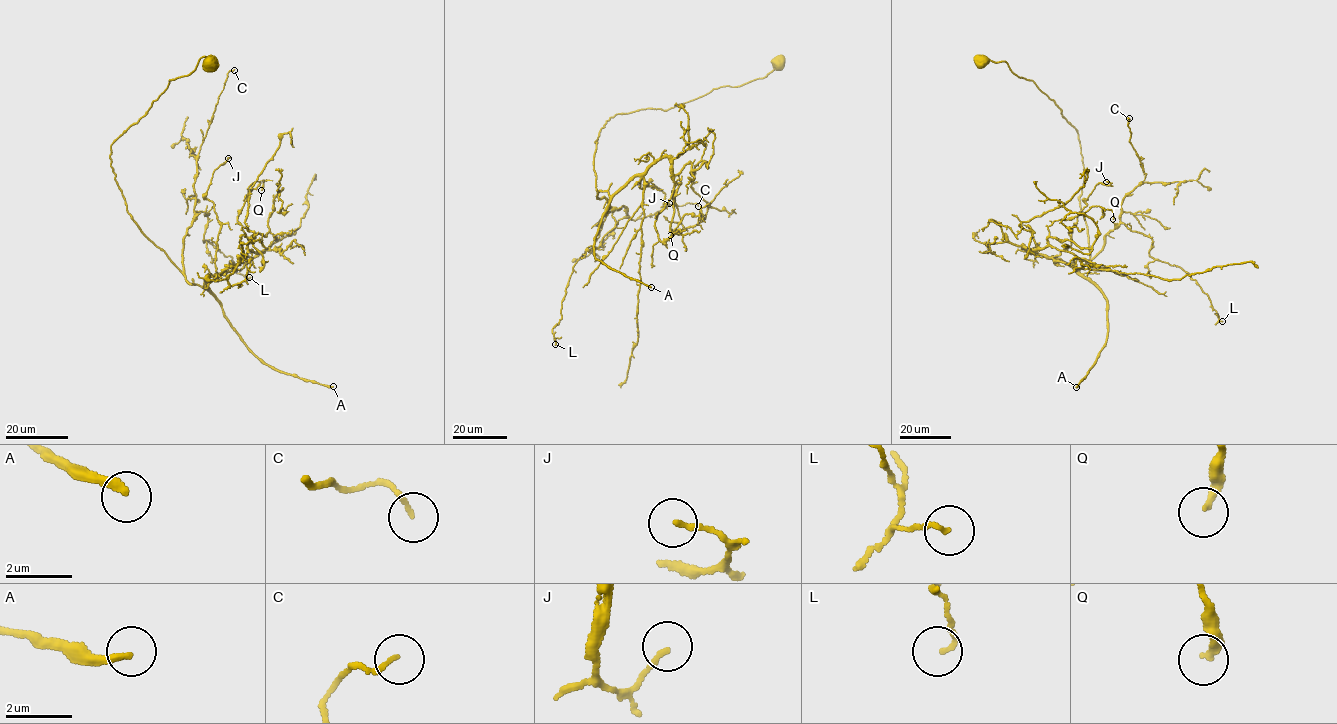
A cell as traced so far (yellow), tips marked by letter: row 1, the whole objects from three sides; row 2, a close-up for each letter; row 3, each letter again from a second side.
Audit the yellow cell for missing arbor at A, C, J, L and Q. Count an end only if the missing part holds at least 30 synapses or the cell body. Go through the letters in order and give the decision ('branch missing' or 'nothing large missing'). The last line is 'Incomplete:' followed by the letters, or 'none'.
A: branch missing
C: nothing large missing
J: nothing large missing
L: nothing large missing
Q: nothing large missing
Incomplete: A

